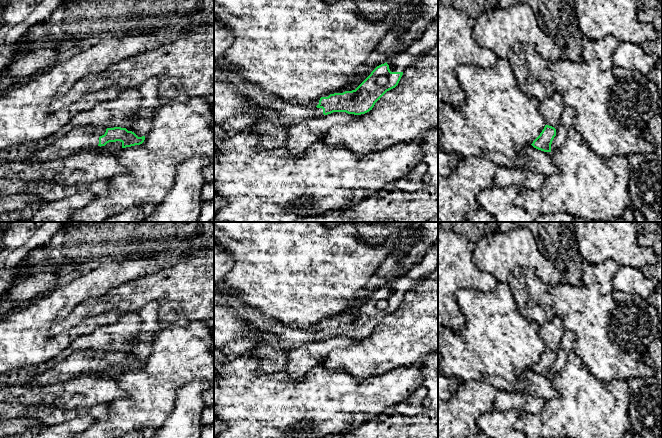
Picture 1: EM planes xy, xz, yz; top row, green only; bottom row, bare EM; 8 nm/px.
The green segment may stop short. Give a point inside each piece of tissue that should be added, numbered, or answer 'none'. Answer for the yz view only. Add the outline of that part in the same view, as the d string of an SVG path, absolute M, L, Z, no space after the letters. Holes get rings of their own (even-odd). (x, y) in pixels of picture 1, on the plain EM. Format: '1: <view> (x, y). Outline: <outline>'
none

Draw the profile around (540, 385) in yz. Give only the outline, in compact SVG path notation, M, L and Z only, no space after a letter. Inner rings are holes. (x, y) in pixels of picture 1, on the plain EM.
M530 368L523 372L523 377L528 382L528 386L525 390L526 393L535 394L545 401L559 397L558 391L552 384L551 376L538 374Z

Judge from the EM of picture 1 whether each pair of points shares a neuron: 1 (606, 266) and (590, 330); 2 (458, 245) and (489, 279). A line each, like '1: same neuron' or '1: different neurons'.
1: different neurons
2: same neuron

